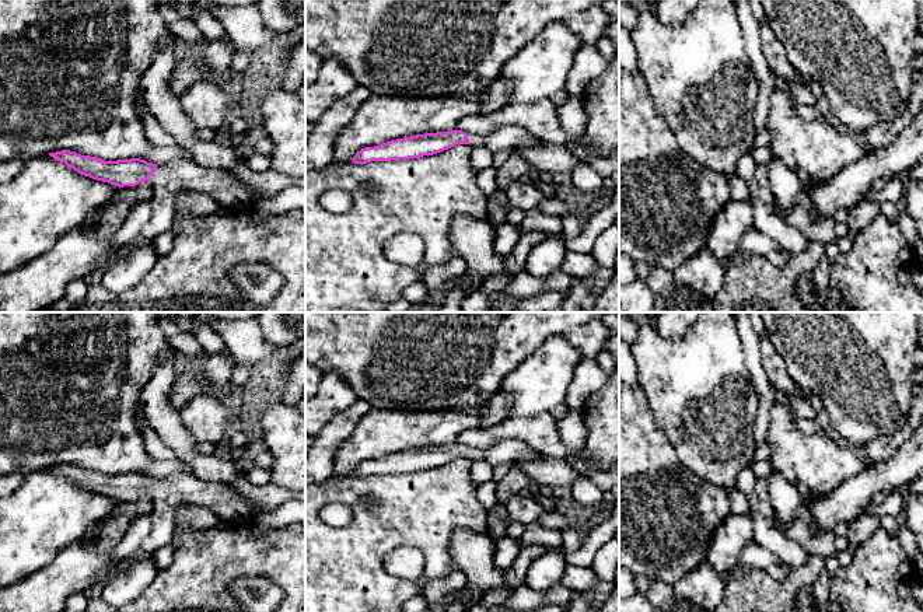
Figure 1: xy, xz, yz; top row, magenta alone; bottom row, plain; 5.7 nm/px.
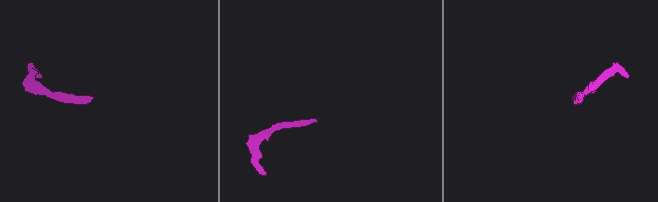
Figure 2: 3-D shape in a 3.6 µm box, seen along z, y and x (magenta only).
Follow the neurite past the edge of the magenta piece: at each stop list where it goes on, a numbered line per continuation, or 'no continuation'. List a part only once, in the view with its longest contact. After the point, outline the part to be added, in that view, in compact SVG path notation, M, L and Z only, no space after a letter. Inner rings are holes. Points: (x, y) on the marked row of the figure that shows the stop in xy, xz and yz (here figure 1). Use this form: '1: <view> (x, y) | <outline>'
1: xy (171, 179) | M182 157L157 164L148 182L154 190L153 211L140 231L141 244L151 244L174 227L175 206L183 192L202 192L230 211L247 209L255 200L255 192L228 171L204 168Z

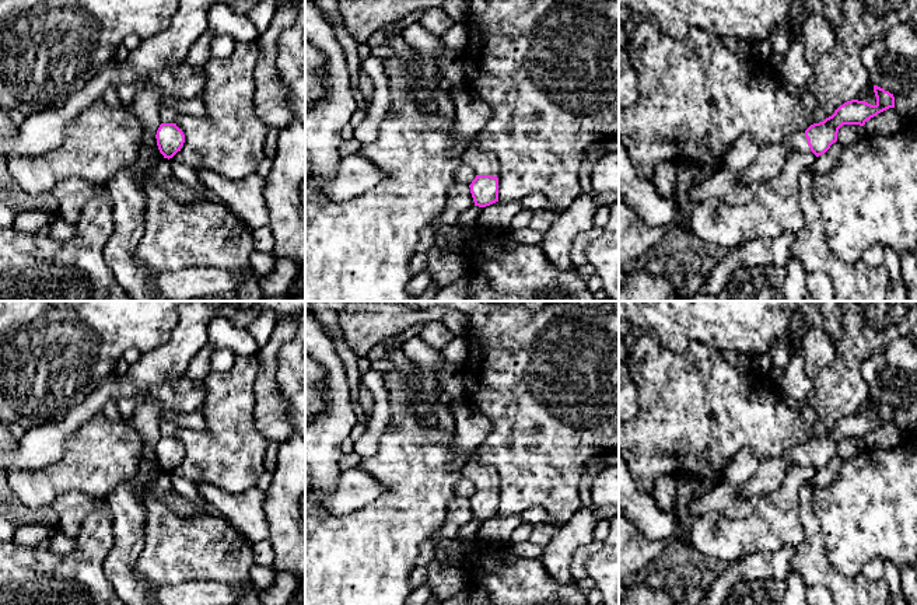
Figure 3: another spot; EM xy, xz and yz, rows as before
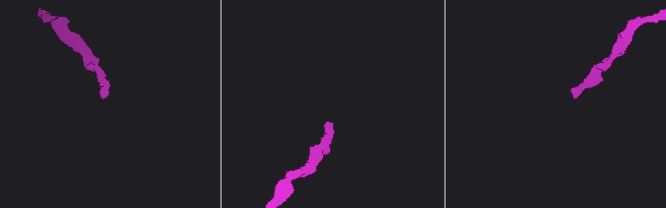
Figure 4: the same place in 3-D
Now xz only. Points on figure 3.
1: xz (482, 163) | M475 139L472 144L461 153L461 160L468 164L476 175L498 176L500 165L493 154L484 153L479 148L479 140Z

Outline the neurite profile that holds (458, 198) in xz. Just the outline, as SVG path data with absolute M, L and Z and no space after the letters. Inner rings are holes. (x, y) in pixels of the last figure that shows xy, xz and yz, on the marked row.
M455 182L447 192L444 210L434 218L435 227L458 224L461 214L475 204L470 188Z

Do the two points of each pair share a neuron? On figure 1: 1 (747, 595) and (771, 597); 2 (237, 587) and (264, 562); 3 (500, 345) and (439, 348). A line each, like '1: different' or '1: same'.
1: same
2: different
3: same

